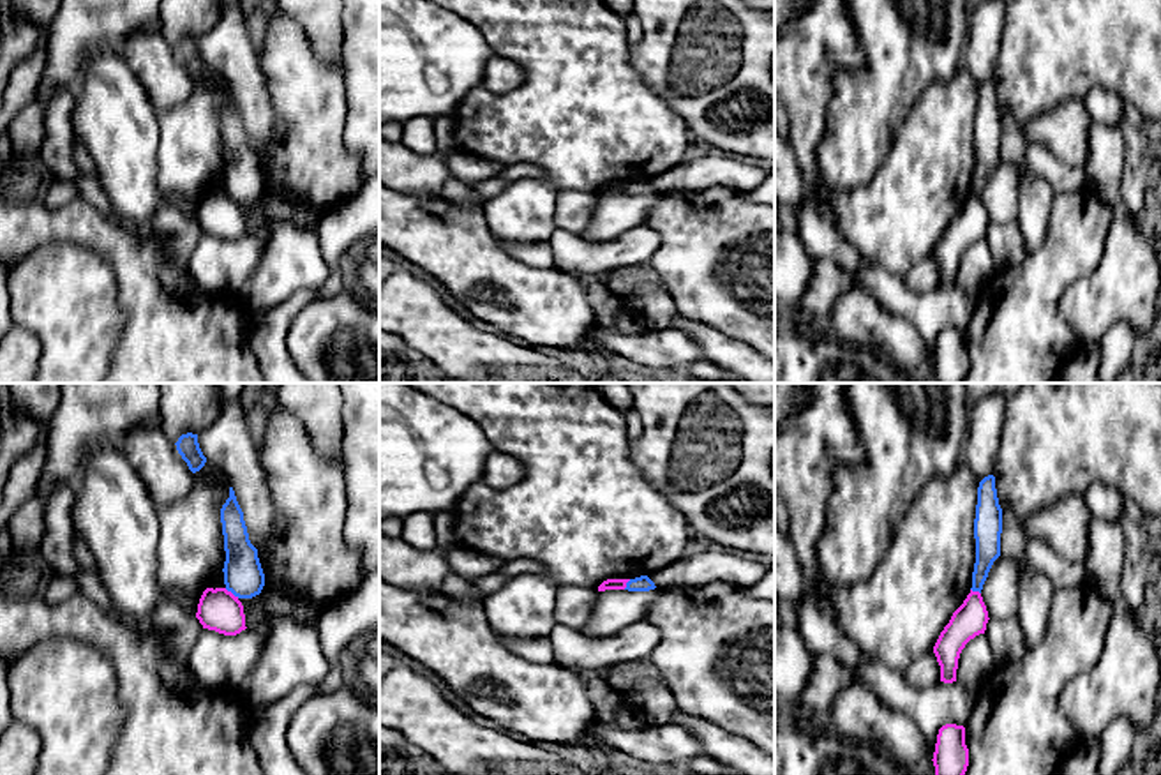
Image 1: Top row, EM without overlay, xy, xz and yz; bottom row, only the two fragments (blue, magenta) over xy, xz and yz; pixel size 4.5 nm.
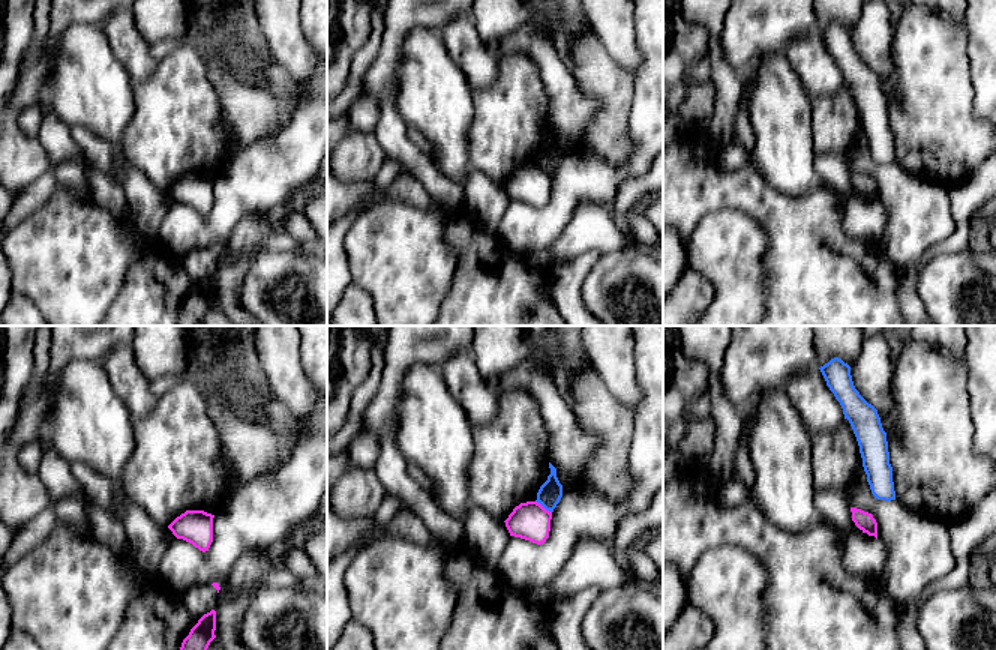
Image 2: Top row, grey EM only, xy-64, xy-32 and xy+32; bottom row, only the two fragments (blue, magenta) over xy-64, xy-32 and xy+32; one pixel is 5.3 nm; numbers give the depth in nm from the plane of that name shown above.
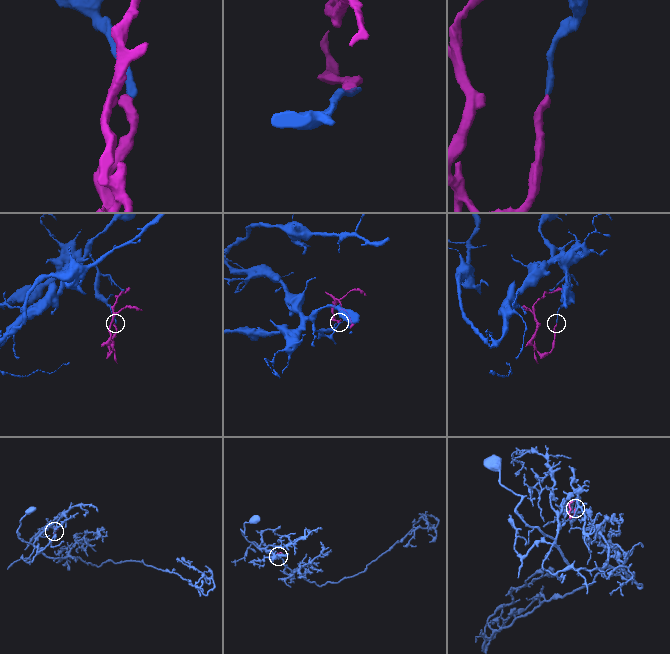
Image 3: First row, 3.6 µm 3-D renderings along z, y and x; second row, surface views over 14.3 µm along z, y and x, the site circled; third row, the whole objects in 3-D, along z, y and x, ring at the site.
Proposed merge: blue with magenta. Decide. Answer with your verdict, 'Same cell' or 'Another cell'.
Another cell

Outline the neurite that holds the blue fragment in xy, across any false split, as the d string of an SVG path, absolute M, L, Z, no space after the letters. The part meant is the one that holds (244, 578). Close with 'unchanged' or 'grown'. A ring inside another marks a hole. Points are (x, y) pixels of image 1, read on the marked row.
M233 487L221 508L224 535L224 584L238 598L252 598L265 586L265 574L258 558L258 549L251 544L243 512L236 501Z; unchanged

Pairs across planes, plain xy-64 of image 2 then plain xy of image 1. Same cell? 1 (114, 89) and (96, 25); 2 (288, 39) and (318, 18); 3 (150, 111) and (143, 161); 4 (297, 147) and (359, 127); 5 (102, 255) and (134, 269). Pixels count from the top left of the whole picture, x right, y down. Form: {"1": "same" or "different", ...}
{"1": "different", "2": "same", "3": "different", "4": "same", "5": "different"}

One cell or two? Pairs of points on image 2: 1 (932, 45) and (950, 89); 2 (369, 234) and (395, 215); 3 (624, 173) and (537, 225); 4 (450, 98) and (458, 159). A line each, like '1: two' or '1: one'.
1: one
2: one
3: one
4: one

